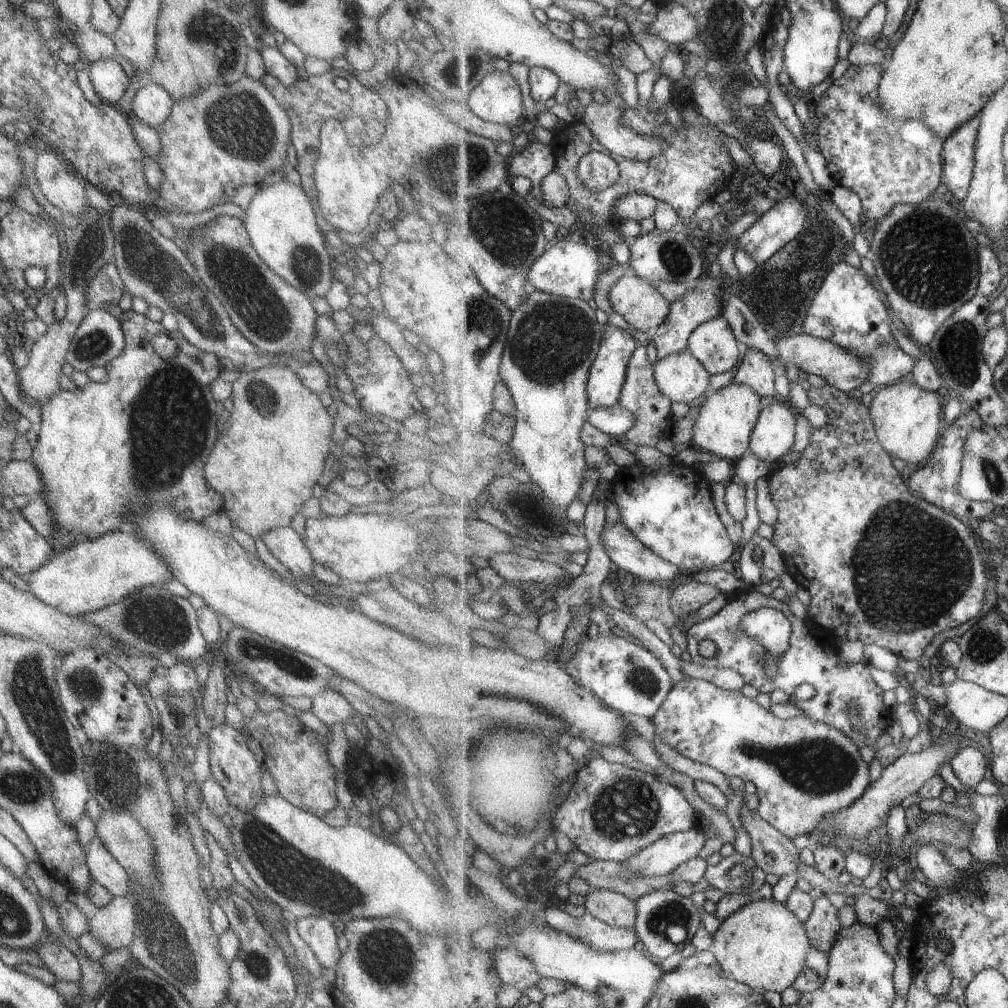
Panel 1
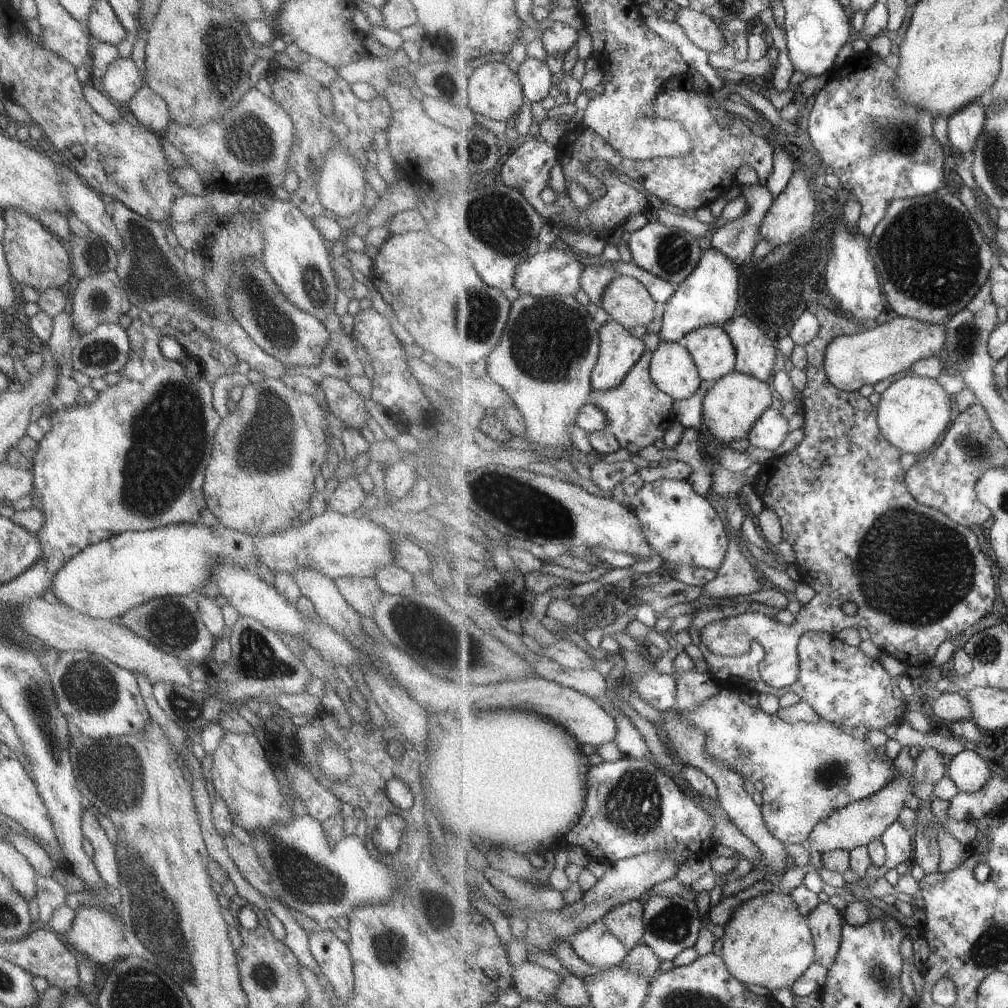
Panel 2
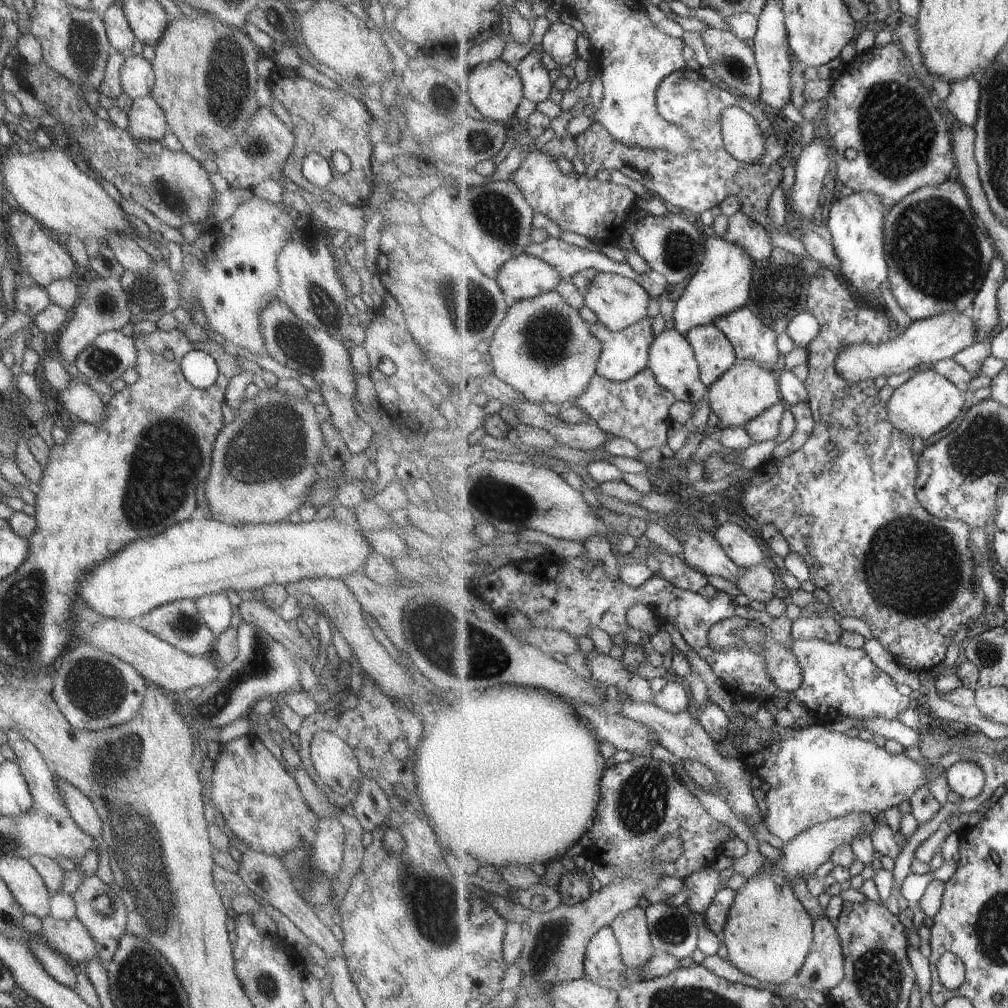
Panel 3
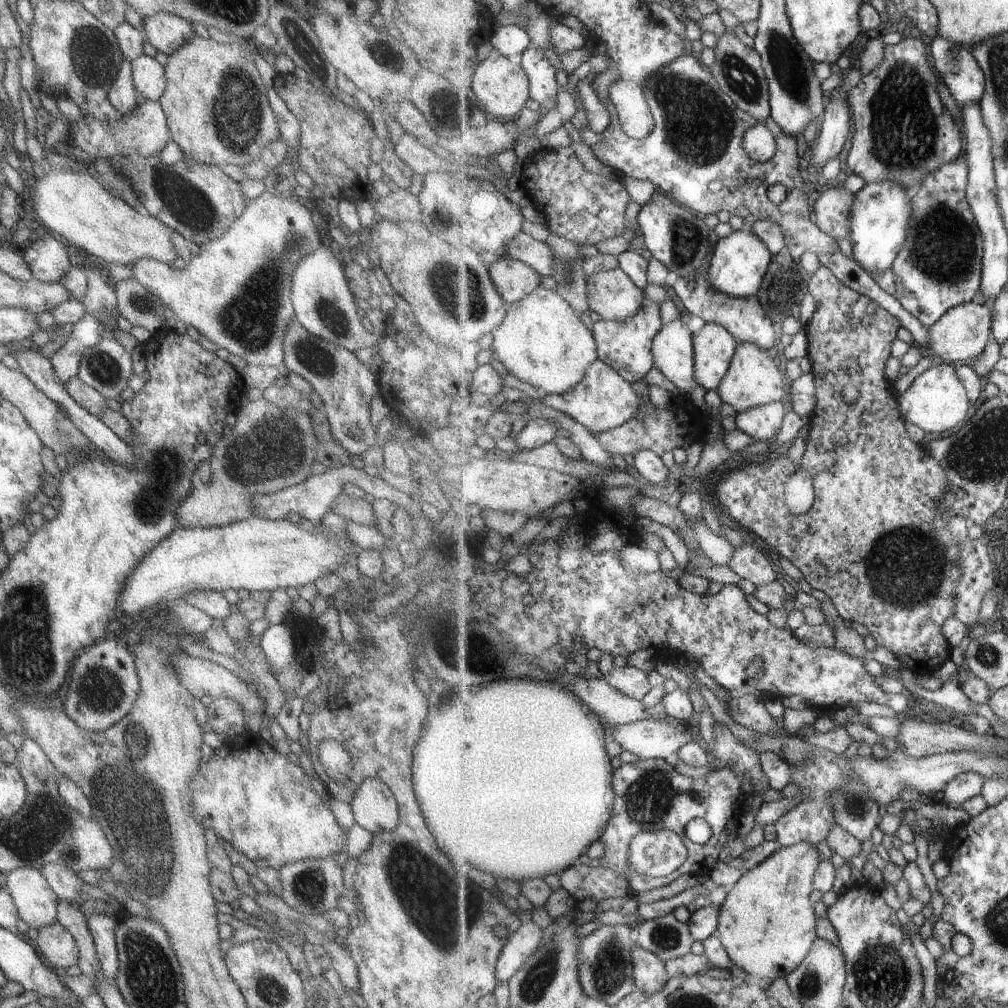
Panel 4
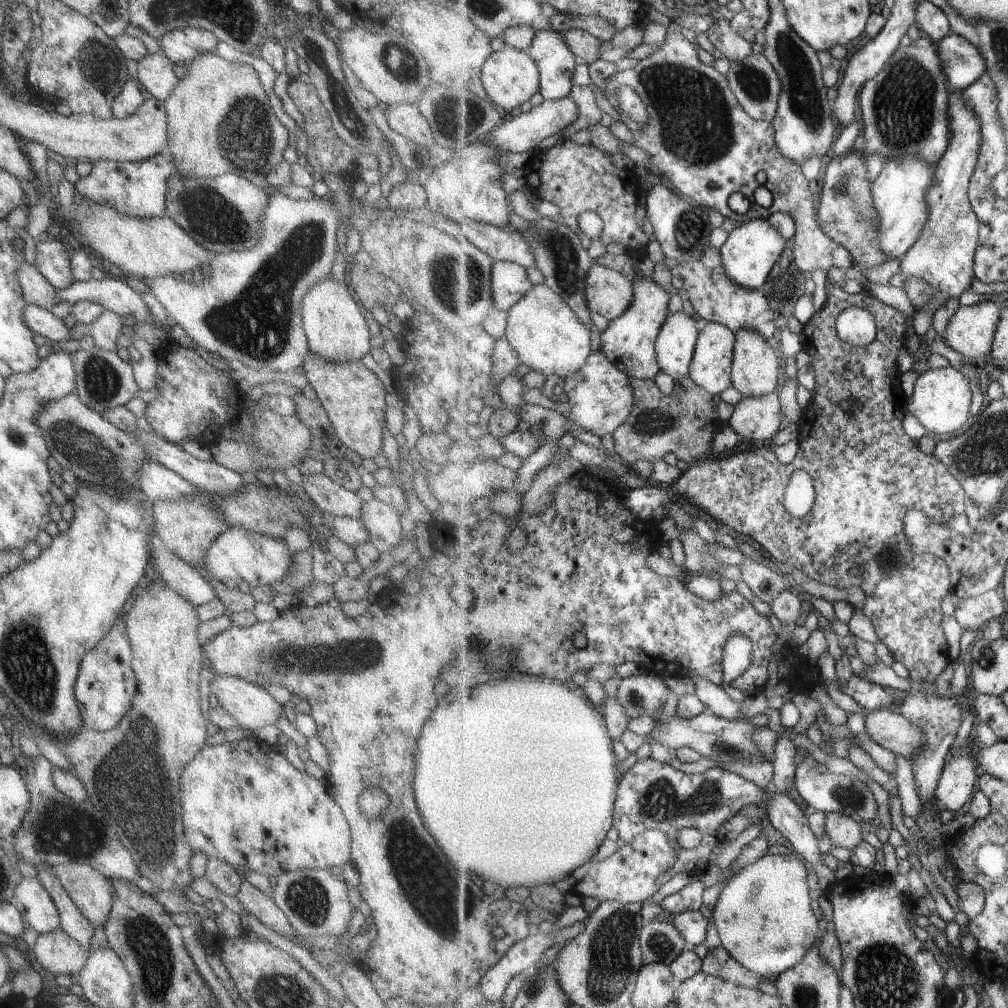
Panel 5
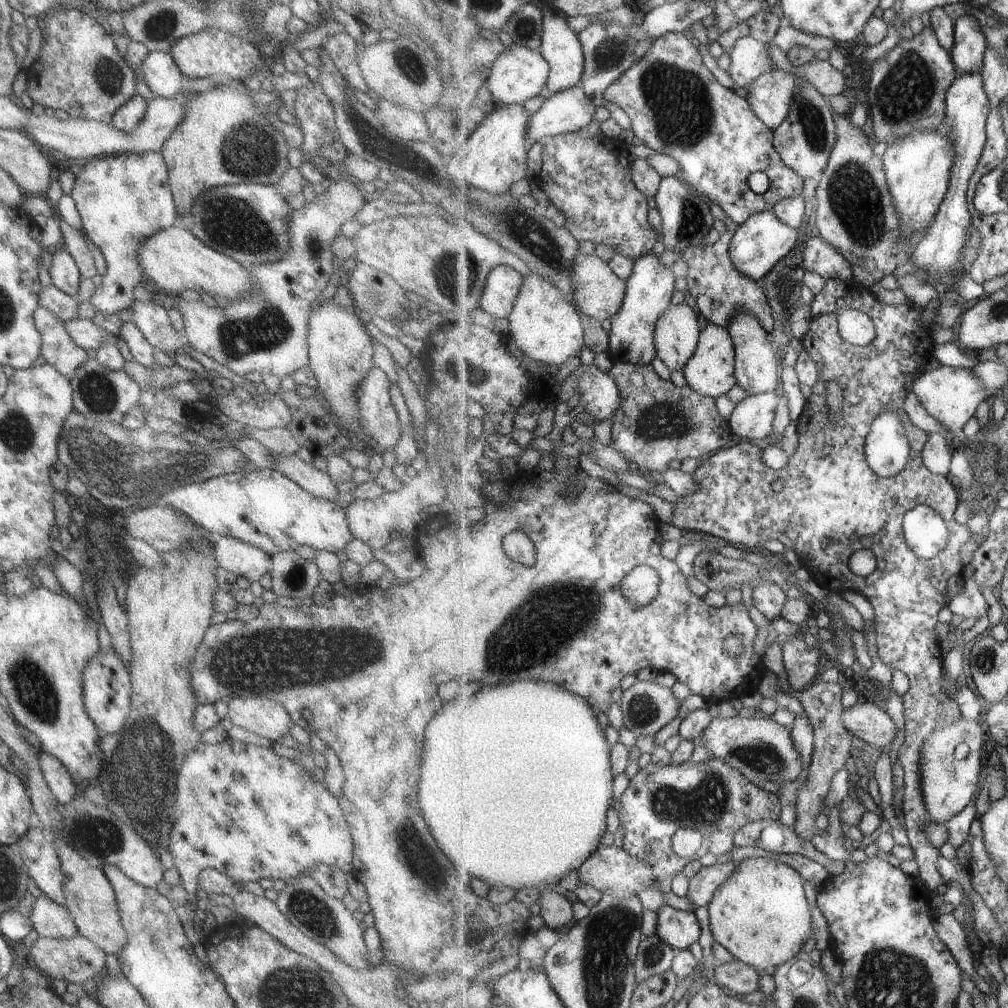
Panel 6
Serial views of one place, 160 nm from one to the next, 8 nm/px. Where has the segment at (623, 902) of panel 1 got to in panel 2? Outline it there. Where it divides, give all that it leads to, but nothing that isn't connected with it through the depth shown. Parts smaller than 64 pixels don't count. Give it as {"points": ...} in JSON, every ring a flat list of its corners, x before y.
{"points":[[637,899,610,910,603,918,609,930,632,951,643,943,645,934,644,904]]}

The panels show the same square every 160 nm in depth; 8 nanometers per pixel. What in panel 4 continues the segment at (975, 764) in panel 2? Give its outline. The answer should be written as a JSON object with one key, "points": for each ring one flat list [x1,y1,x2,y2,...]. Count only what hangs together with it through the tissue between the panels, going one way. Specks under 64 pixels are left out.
{"points":[[972,771,962,773,947,784,938,800,947,805,959,806,967,800,980,798,986,782,987,778,983,778,981,774]]}

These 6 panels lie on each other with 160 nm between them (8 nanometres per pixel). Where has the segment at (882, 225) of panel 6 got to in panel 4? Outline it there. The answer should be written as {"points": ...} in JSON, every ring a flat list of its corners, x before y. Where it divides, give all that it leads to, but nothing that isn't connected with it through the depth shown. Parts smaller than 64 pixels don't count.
{"points":[[833,186,816,200,814,212,816,224,829,236,837,240,851,241,851,206,855,195,843,186]]}

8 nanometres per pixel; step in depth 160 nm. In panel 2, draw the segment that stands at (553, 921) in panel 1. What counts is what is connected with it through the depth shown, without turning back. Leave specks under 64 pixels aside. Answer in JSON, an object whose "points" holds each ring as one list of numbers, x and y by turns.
{"points":[[603,919,574,934,571,944,576,953,595,970,621,965,630,954,626,944,609,930]]}

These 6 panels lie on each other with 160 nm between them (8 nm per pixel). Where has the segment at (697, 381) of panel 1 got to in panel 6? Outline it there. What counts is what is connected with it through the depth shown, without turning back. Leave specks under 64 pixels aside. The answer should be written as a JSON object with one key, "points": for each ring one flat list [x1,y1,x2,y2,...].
{"points":[[685,302,671,305,656,327,658,357,669,370,682,370,698,350,699,334,697,312]]}

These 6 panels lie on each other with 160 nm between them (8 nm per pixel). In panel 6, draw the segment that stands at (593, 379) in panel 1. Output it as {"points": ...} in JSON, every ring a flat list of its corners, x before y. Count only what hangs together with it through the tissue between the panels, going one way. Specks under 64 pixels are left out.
{"points":[[653,251,634,260,631,276,626,280,626,298,622,310,610,318,610,347,607,353,613,363,627,361,648,365,653,362,655,356,658,356,654,336,658,320,672,305,671,296,675,292,675,278,670,266,665,266,661,256]]}

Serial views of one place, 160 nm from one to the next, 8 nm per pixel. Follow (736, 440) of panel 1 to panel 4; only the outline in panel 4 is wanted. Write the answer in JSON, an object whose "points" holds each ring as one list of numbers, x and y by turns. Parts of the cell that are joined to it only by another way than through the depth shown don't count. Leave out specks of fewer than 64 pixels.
{"points":[[755,342,738,344,738,350,730,365,730,372,727,372,716,392,721,401,733,407,738,414,743,414,753,407,761,407,783,400,787,394,785,390,787,382,785,382,785,374,779,370,780,367]]}

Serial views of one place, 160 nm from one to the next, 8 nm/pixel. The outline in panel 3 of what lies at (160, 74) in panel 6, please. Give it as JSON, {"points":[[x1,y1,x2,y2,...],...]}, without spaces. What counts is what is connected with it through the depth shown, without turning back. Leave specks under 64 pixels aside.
{"points":[[126,53,118,80,121,91,132,100,148,96,154,84,154,75,149,61,141,55,133,56]]}

